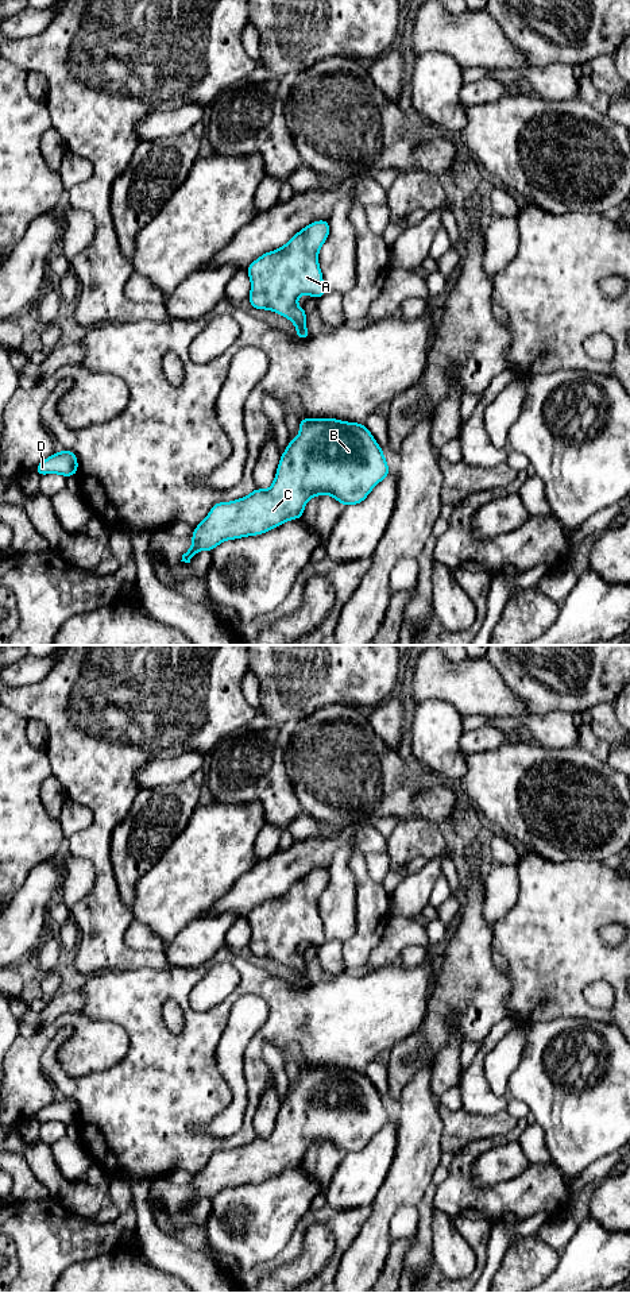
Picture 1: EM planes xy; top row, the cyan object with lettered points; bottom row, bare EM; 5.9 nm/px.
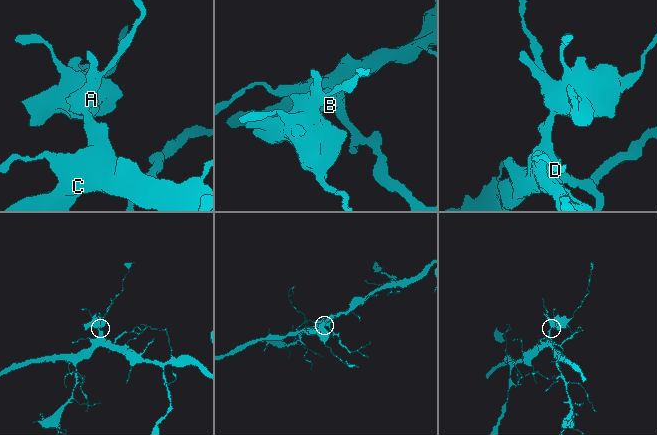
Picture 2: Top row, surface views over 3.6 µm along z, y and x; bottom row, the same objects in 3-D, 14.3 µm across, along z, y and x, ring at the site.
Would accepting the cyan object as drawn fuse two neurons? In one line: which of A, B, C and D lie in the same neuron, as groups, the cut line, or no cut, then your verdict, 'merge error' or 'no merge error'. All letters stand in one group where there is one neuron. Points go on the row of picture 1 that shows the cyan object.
groups A B C D; cut none; no merge error

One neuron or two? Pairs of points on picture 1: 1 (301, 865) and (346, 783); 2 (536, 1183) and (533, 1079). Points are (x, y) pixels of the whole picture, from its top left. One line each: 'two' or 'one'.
1: two
2: two

